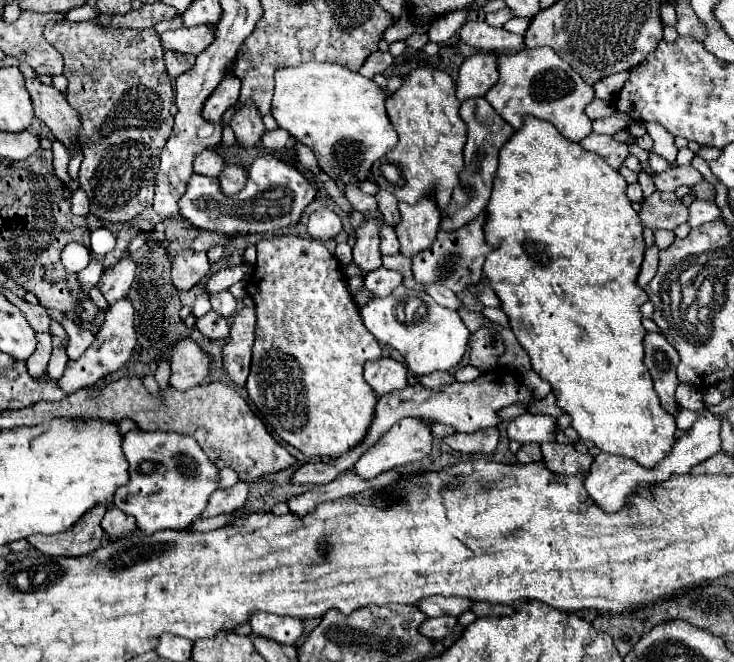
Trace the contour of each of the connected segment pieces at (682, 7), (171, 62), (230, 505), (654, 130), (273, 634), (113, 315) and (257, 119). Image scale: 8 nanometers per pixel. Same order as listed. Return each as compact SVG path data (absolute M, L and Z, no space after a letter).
M676 2L676 30L682 36L692 36L696 40L704 40L708 36L706 26L698 20L696 12L686 2Z
M164 52L164 62L166 62L166 72L170 78L176 78L184 72L188 72L194 64L194 56L190 54L176 54L176 52Z
M242 480L236 482L234 488L216 490L216 492L212 492L212 496L208 500L208 508L204 508L204 516L202 518L210 518L210 516L232 512L232 510L236 510L236 508L240 508L244 504L246 496L248 496L248 484L242 482Z
M647 122L645 125L650 138L654 140L654 148L652 150L672 164L676 154L678 154L676 146L674 146L674 136L656 122Z
M252 612L250 626L252 626L252 634L272 638L280 644L294 644L304 630L300 618L276 616L268 612Z
M122 298L116 300L106 312L104 312L104 322L96 334L96 340L92 342L92 346L78 358L78 360L68 360L66 370L60 378L60 388L66 394L78 392L80 388L92 386L96 384L96 380L106 378L108 374L120 370L124 366L124 362L130 358L132 350L136 346L136 332L134 332L134 306L130 298Z
M252 102L236 106L236 112L230 120L230 126L236 132L238 144L242 144L246 148L256 146L260 142L264 130L266 130L264 124L262 124L262 116Z

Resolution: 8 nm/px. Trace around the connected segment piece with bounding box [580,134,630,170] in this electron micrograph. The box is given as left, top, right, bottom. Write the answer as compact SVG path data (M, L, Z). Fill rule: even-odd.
M590 134L580 144L590 152L600 154L614 170L620 170L620 166L624 166L624 160L630 154L626 144L616 142L612 136L606 136L606 134Z

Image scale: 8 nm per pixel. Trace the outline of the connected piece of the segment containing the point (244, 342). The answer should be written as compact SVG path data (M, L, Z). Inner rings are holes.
M242 308L234 316L234 322L230 326L230 336L222 348L224 372L238 388L242 388L248 378L252 342L254 342L254 326L256 326L254 308Z

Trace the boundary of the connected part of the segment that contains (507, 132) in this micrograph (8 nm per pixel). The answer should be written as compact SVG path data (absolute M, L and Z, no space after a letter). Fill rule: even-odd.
M472 98L468 102L464 102L460 108L460 118L468 126L468 142L464 146L466 164L458 176L460 184L452 192L450 206L444 210L446 216L442 216L442 222L440 222L440 230L444 230L444 232L454 232L484 212L484 208L490 200L492 180L494 180L494 174L498 168L498 152L514 134L514 128L510 124L506 124L484 98Z

